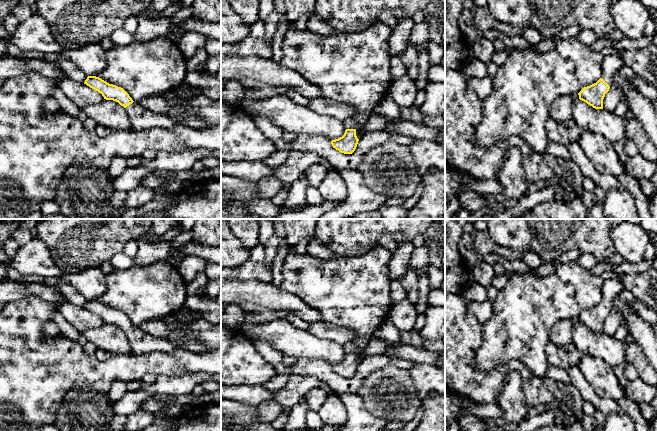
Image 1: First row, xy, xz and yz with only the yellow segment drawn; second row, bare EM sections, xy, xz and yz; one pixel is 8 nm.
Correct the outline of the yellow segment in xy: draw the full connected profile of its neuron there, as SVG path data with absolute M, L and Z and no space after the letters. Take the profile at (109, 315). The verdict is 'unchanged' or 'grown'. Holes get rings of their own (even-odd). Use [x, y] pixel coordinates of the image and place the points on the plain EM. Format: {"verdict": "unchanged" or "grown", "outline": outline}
{"verdict": "grown", "outline": "M88 300L84 308L101 317L104 323L116 325L123 330L133 354L141 355L152 351L172 353L177 347L167 338L143 332L138 326L134 326L123 312L109 308L99 301Z"}

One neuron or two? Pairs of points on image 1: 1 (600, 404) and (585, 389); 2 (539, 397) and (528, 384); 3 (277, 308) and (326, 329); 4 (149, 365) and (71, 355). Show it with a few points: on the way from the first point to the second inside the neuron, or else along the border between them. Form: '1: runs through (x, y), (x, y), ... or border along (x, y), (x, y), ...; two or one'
1: runs through (596, 400), (589, 393); one
2: runs through (537, 394), (531, 387); one
3: border along (321, 319), (310, 324); two
4: runs through (130, 367), (90, 370); one

